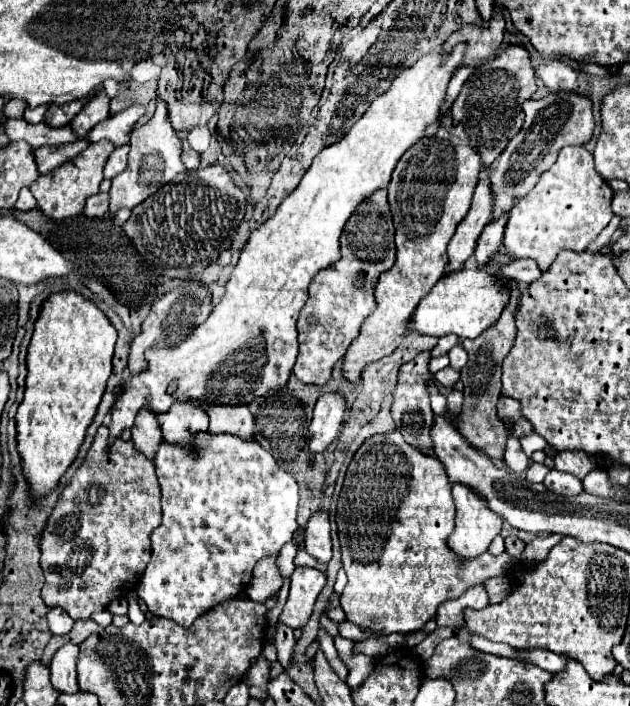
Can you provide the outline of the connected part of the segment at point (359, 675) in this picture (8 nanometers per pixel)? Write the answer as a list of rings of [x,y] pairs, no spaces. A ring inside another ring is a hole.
[[[336,635],[334,637],[334,643],[336,643],[336,651],[338,651],[340,659],[348,667],[346,683],[354,689],[354,687],[358,687],[372,673],[374,659],[366,657],[364,653],[356,653],[354,651],[354,641],[350,641],[350,639],[344,639],[344,637]]]

